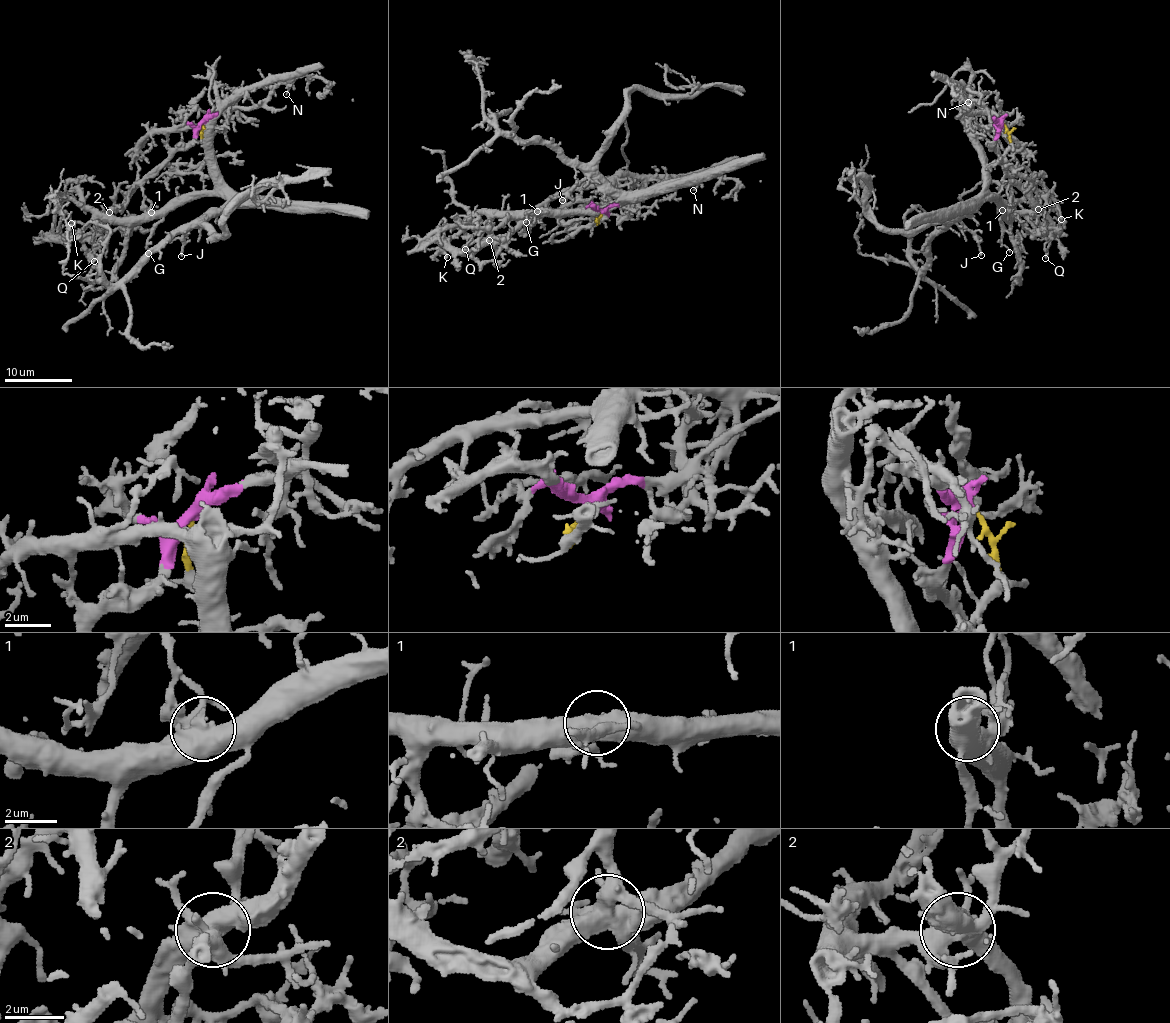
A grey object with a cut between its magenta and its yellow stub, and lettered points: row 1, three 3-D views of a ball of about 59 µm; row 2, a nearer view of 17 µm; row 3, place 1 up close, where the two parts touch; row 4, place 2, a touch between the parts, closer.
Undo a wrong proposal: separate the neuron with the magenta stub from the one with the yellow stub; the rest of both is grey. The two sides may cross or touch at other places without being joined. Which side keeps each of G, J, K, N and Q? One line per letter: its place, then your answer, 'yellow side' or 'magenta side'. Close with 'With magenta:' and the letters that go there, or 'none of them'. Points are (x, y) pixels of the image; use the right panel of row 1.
G: place (1009, 252); yellow side
J: place (981, 255); yellow side
K: place (1061, 219); yellow side
N: place (968, 102); magenta side
Q: place (1045, 258); magenta side
With magenta: N, Q

